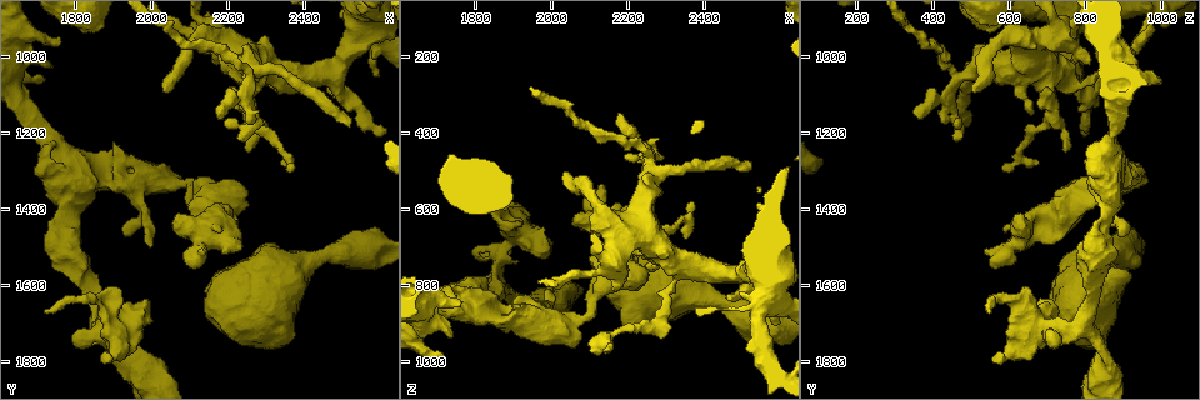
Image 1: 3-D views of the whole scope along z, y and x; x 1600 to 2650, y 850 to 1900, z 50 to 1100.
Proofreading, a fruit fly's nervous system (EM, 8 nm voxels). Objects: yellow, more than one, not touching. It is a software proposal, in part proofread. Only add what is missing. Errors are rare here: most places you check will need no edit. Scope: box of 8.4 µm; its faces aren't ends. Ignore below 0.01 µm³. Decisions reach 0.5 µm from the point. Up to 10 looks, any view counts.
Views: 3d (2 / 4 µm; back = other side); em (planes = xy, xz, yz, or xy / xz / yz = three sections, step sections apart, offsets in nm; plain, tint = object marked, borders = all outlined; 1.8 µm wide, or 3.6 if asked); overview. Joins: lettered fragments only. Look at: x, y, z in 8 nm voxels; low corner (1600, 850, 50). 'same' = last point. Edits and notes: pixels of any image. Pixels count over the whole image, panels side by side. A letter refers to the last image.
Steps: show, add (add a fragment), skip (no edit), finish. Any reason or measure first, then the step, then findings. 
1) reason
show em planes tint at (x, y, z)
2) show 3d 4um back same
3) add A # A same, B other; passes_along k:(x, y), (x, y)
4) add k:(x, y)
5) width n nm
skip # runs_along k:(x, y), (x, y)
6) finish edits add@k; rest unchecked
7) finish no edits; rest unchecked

branch stops here
show em xz step 8 tint at (2515, 1185, 475)

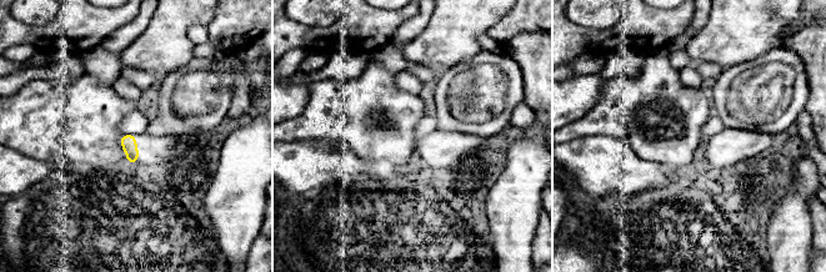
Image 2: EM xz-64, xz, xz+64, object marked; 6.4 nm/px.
show em planes borders same

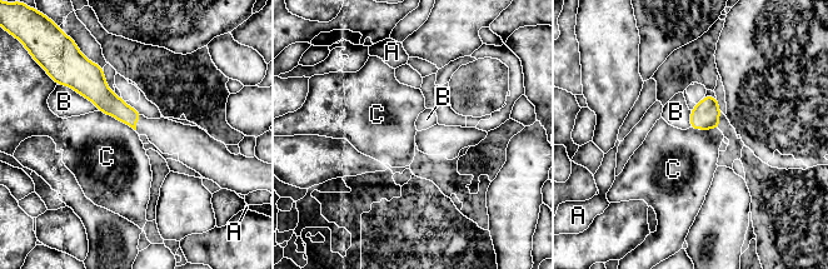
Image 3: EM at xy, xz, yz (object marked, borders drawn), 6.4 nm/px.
skip # A other, B other, C other; border 3:(99, 110), (128, 124), (134, 130); none of them fits

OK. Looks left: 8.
sharp bend
show 3d 2um at (2255, 1185, 470)

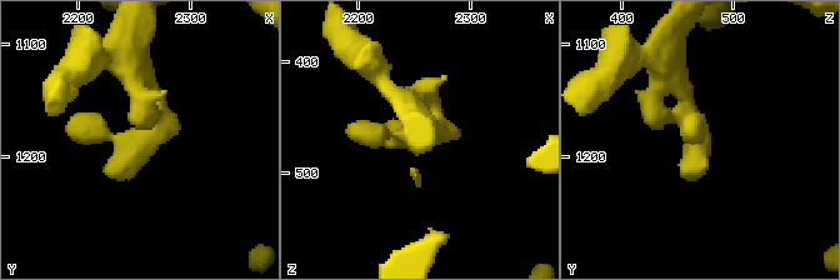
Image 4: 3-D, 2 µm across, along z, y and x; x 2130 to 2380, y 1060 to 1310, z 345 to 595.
shape alone is not enough
show em planes tint at (2256, 1182, 470)

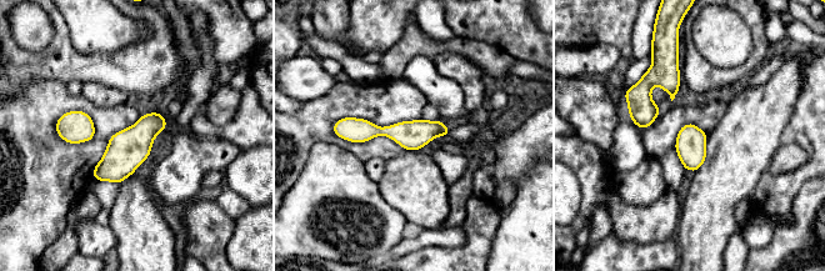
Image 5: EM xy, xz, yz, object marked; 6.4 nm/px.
show em planes borders same

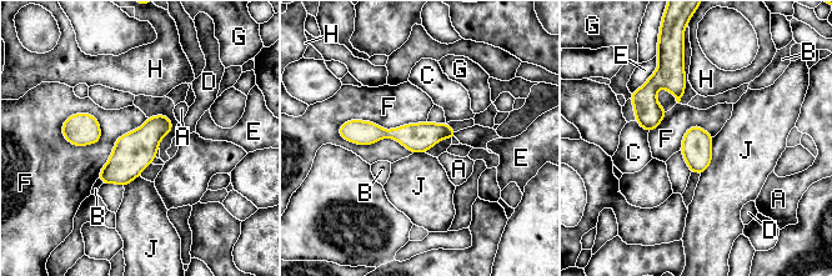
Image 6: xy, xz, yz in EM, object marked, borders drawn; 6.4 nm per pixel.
skip # A other, B other, C other, D other, E other, F other, G other, H other, J other; border 6:(426, 120), (347, 120), (337, 133); none of them fits

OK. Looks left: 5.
branch stops here
show em planes tint at (1790, 1745, 705)

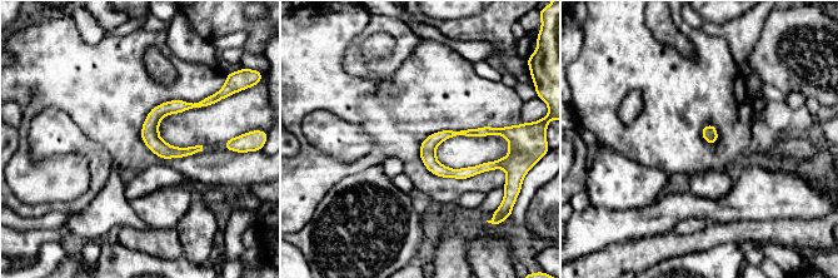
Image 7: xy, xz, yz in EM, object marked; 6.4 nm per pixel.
see the neighbours
show em planes borders same

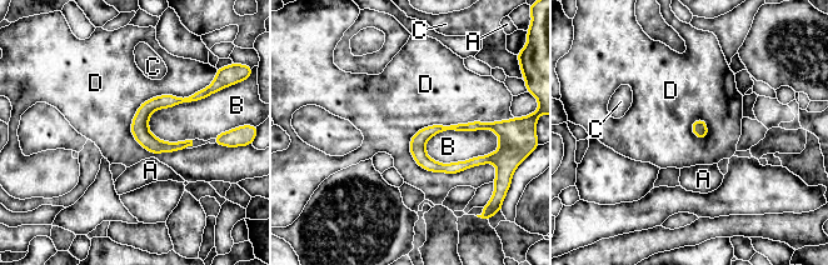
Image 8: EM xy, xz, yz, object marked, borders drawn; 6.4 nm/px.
width 100 nm
skip # A other, B other, C other, D other; border 8:(495, 120), (427, 125), (410, 155); none of them fits

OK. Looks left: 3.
show em planes borders at (2195, 1560, 905)

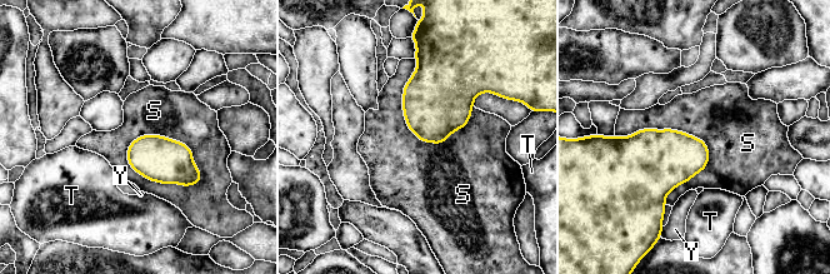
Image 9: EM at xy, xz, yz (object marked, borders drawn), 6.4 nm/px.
skip # S other, T other, Y other; border 9:(126, 148), (148, 179), (201, 180); none of them fits

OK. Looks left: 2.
finish no edits; rest unchecked

